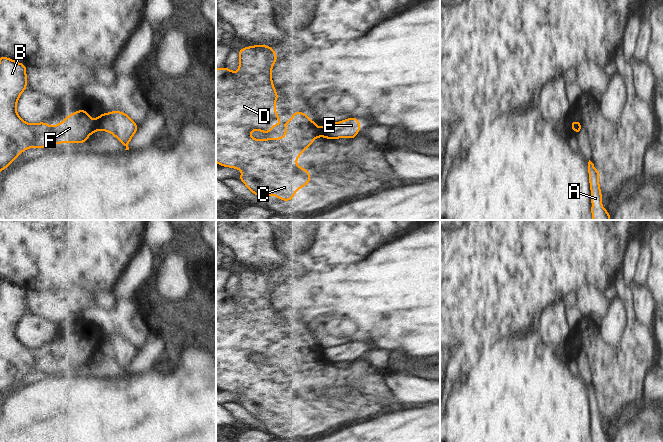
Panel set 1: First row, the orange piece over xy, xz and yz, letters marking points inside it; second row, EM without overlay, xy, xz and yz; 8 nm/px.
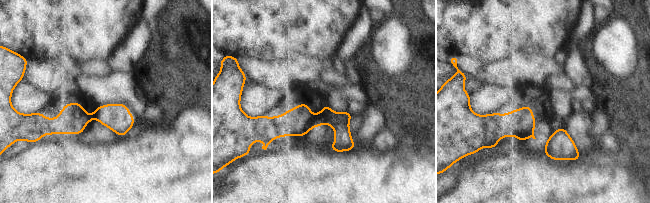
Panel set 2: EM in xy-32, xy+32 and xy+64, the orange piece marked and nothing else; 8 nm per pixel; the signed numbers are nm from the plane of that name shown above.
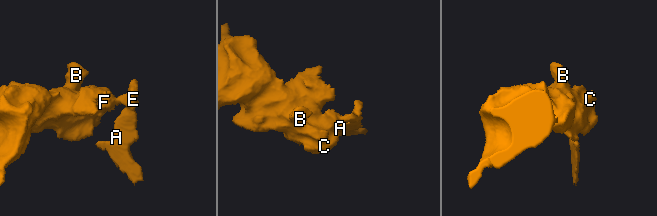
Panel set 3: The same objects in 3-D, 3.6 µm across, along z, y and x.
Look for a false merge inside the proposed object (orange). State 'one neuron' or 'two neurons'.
two neurons

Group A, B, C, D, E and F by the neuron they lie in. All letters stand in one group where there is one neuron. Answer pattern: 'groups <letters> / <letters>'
groups A E / B C D F

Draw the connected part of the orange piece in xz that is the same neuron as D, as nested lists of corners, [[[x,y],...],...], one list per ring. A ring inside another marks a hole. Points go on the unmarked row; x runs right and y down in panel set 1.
[[[254,269],[251,271],[241,272],[241,273],[239,273],[238,277],[239,277],[238,286],[240,288],[240,290],[238,292],[238,296],[239,296],[238,299],[236,299],[234,295],[226,292],[226,291],[216,293],[216,386],[220,390],[223,390],[223,391],[230,391],[230,392],[236,392],[238,394],[243,394],[244,397],[242,399],[240,399],[238,401],[238,403],[240,405],[242,405],[247,410],[247,412],[255,419],[261,420],[261,421],[274,419],[276,421],[280,422],[282,425],[290,425],[293,423],[297,414],[299,414],[300,412],[302,412],[305,409],[307,409],[308,407],[310,407],[311,399],[310,399],[308,393],[307,392],[303,393],[303,392],[299,391],[296,388],[296,386],[297,386],[296,384],[305,375],[305,373],[307,371],[311,370],[314,363],[317,361],[316,346],[310,344],[307,341],[306,337],[297,336],[297,335],[293,336],[292,342],[289,345],[287,345],[286,347],[282,347],[280,345],[280,343],[277,339],[277,336],[275,334],[275,326],[279,322],[279,320],[278,320],[278,317],[275,315],[275,311],[272,306],[272,300],[271,300],[273,288],[276,287],[277,280],[278,280],[275,278],[274,272],[270,272],[267,269]],[[280,348],[283,348],[287,353],[284,357],[283,362],[271,362],[271,363],[266,363],[266,364],[257,364],[250,360],[251,354],[260,354],[264,358],[268,358],[274,350],[277,350]]]

